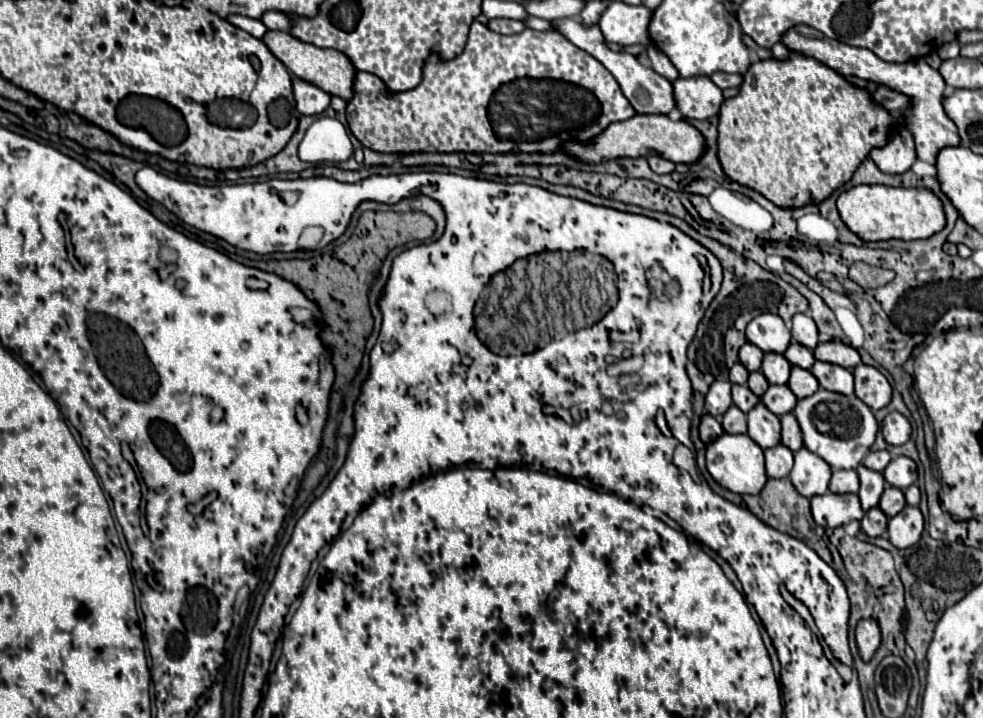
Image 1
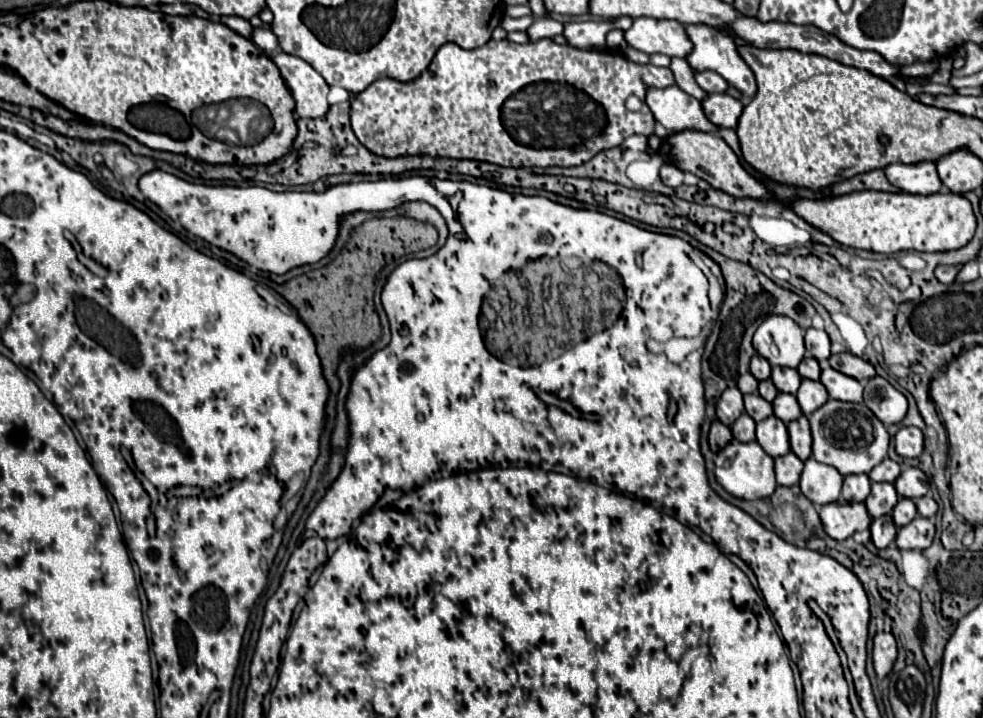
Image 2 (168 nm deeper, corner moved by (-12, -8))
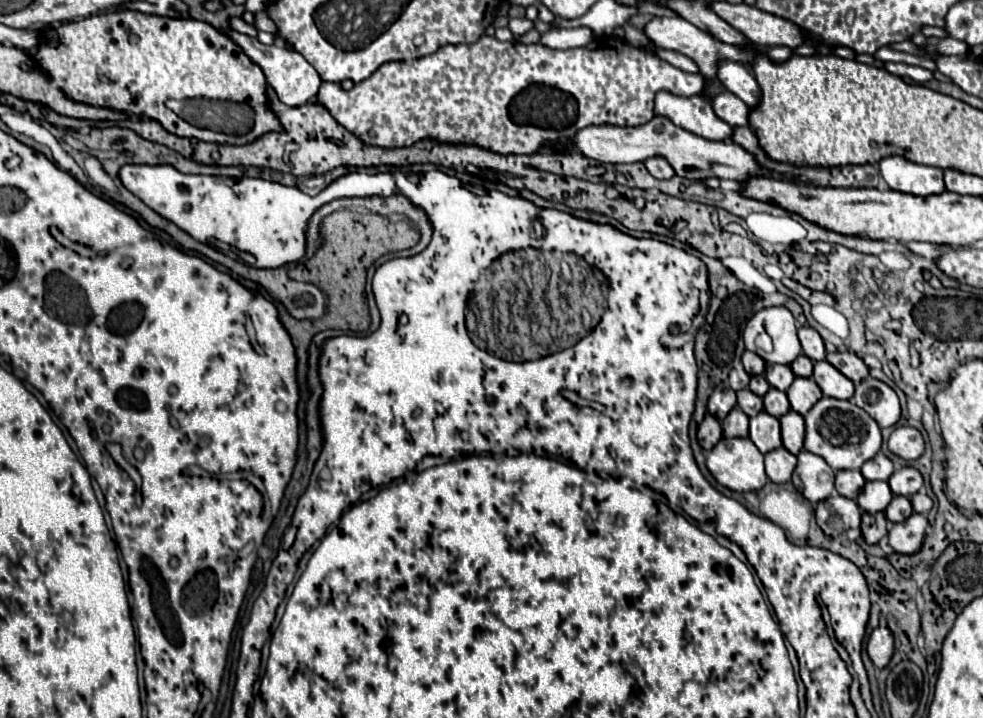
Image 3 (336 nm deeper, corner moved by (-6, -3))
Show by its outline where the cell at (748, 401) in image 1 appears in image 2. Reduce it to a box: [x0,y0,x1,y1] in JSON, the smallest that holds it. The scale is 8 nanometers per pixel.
[743,393,773,423]

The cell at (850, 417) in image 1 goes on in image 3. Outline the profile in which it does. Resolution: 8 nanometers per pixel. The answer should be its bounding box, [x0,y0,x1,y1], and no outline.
[805,396,881,470]

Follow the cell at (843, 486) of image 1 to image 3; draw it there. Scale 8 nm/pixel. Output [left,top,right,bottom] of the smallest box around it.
[835,470,865,500]

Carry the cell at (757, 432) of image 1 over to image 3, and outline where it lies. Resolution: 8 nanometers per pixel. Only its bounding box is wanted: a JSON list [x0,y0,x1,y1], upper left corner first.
[749,412,783,454]

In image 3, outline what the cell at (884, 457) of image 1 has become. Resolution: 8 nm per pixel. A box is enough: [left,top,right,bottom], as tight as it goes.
[861,452,893,480]

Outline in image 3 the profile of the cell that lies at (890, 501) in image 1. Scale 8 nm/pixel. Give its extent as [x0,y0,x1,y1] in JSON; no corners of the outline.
[885,498,913,522]

